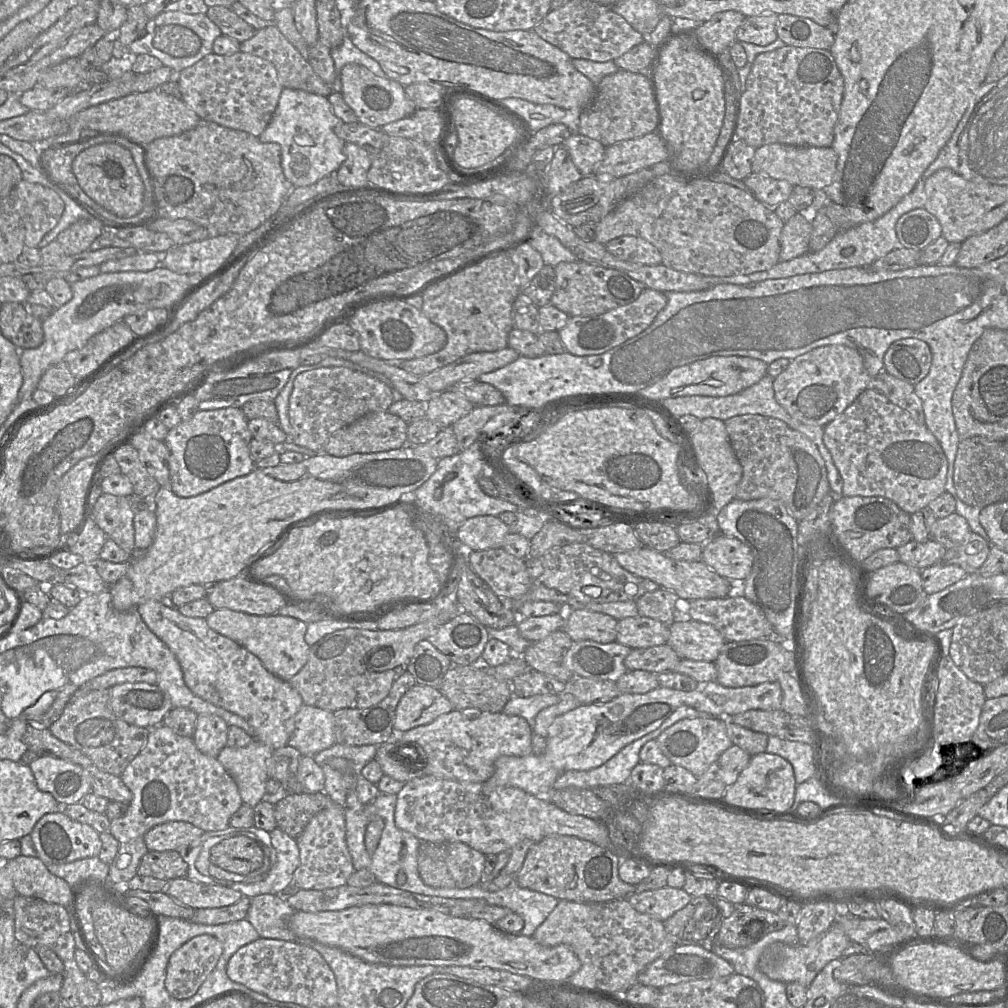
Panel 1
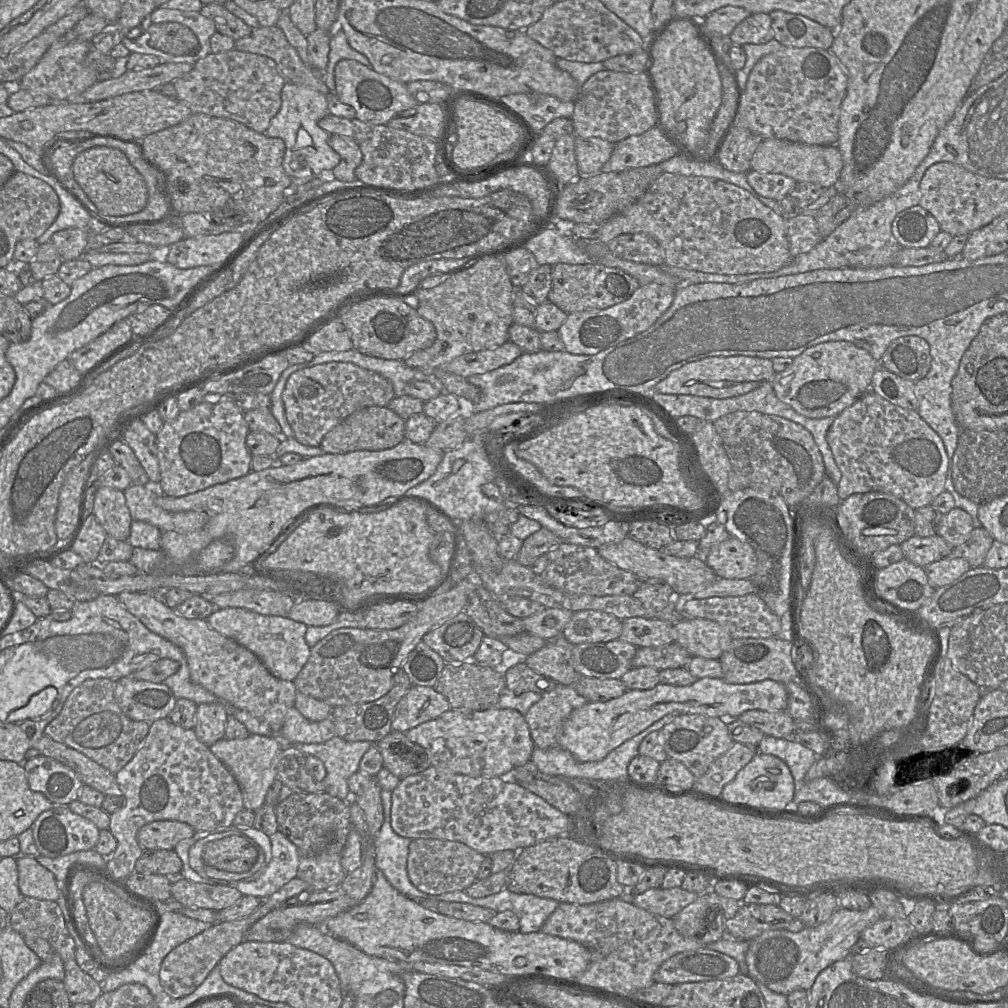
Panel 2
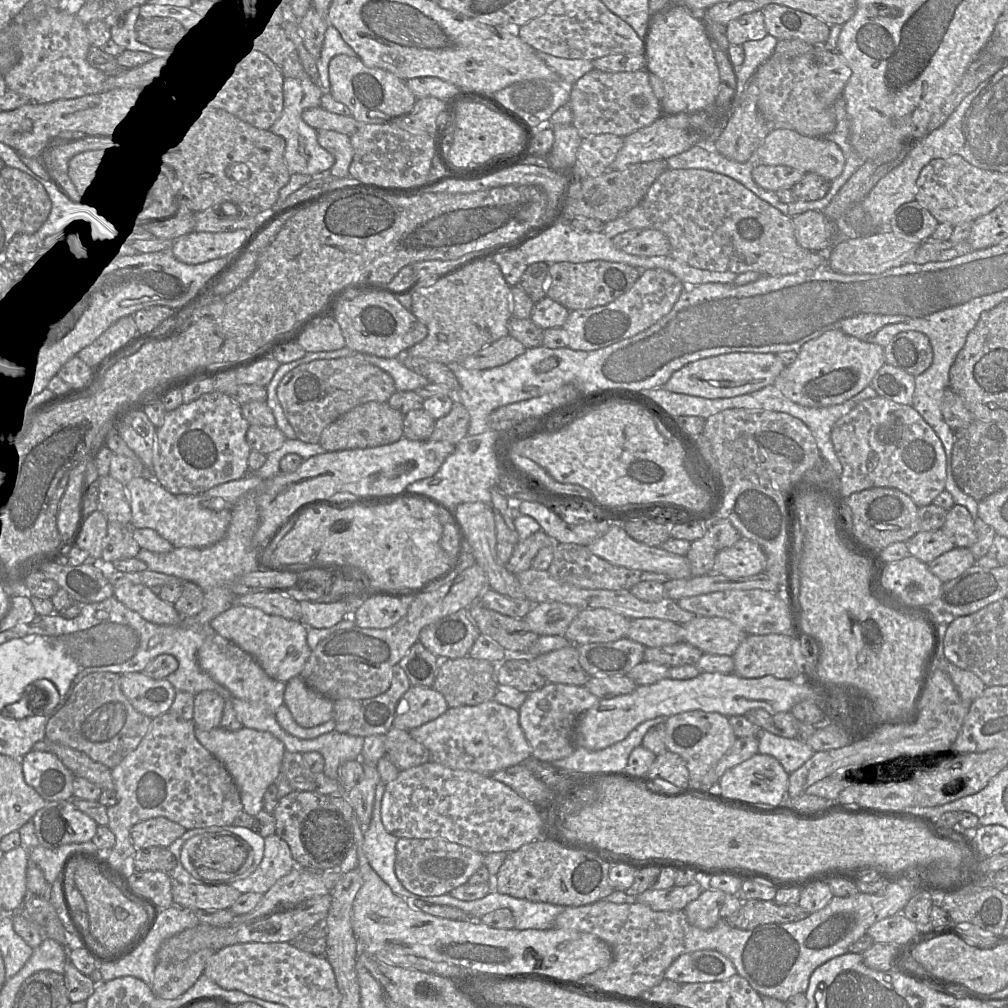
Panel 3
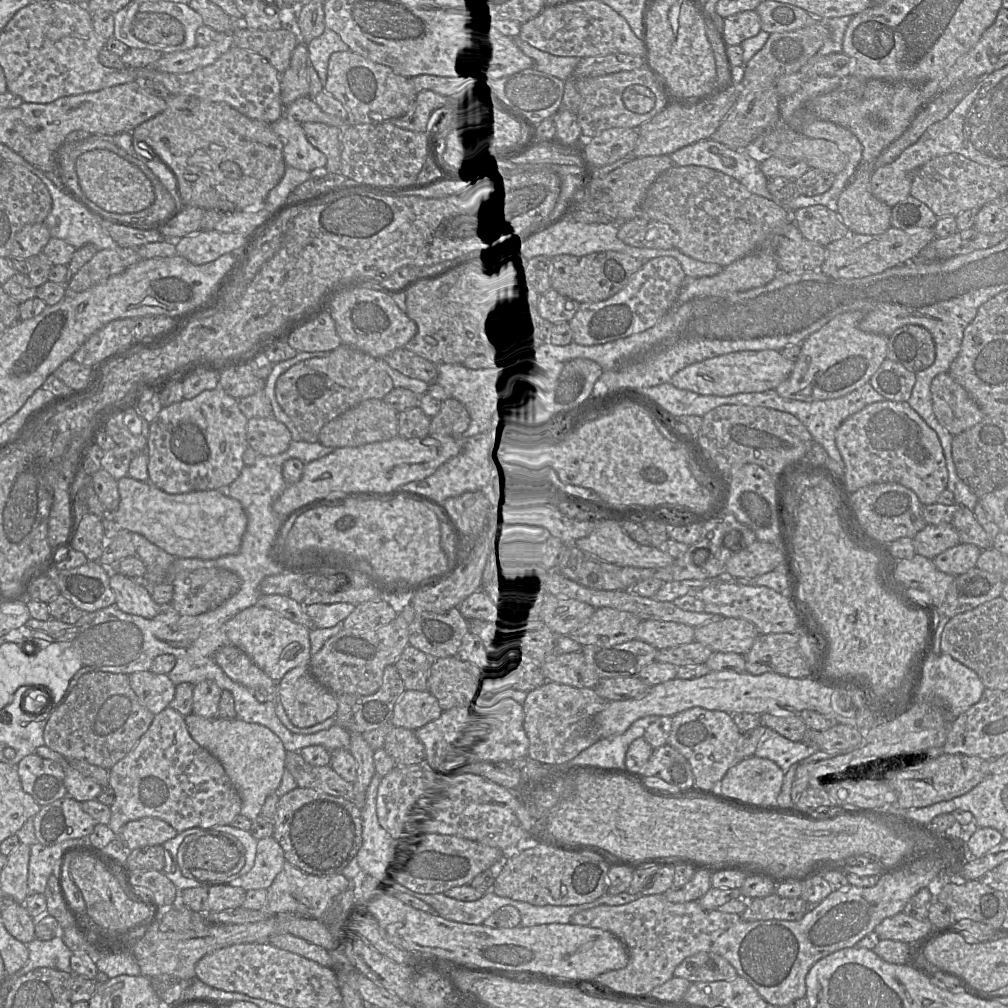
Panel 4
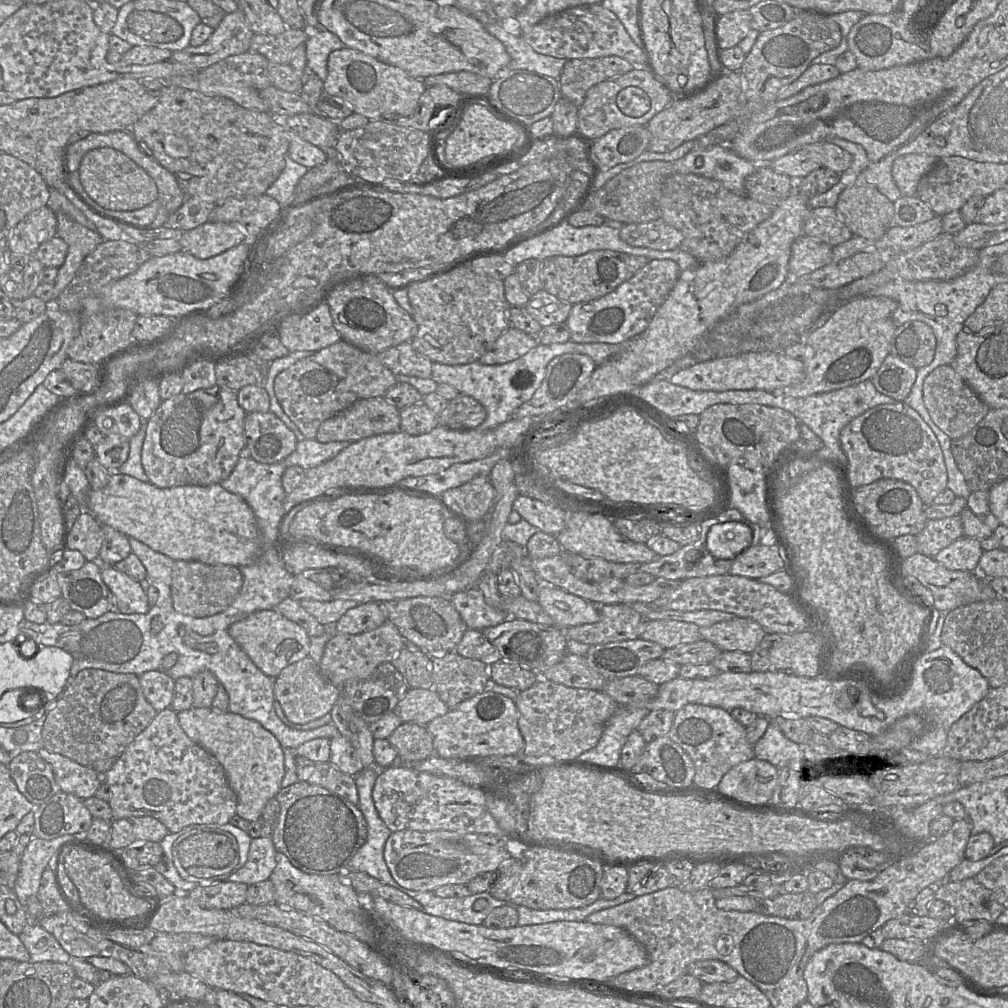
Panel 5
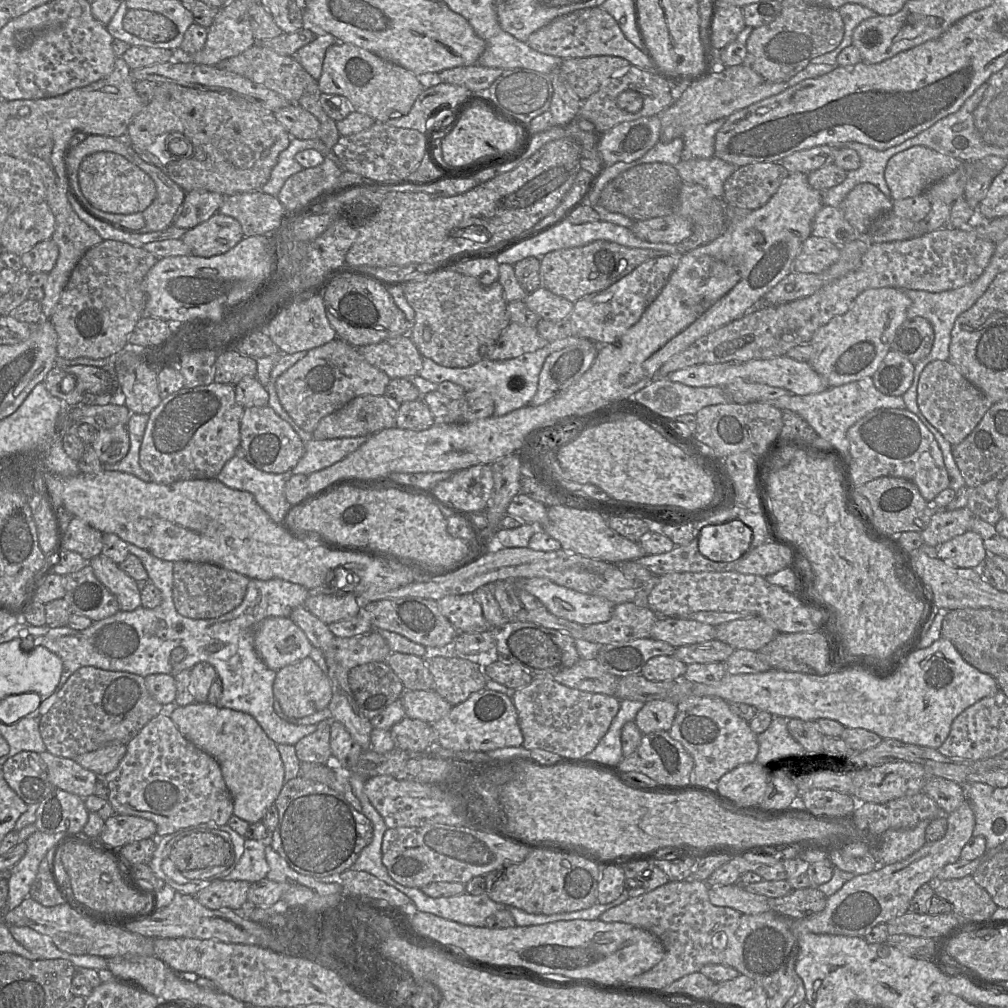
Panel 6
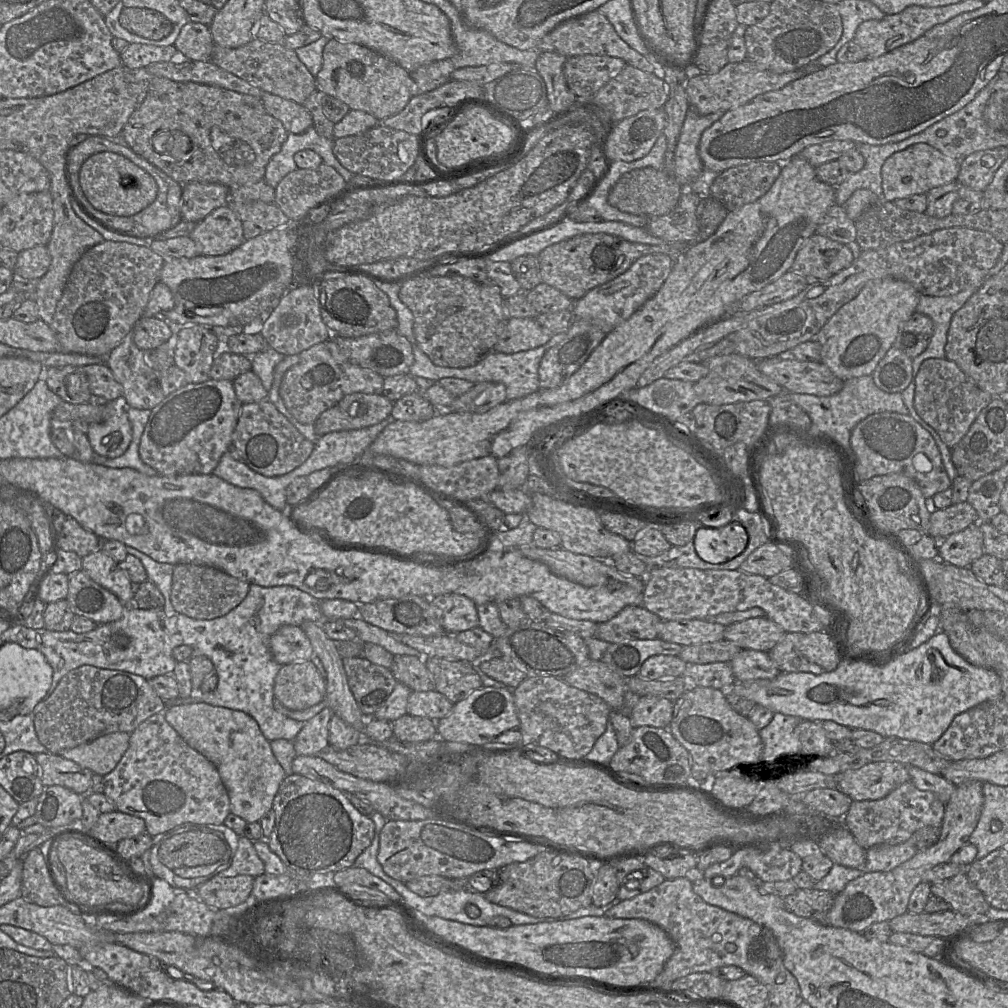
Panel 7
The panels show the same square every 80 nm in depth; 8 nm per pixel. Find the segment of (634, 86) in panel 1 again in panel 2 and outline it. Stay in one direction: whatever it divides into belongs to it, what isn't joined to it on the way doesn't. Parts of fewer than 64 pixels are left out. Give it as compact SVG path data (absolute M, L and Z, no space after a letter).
M602 70L580 87L571 118L577 138L597 137L616 144L627 137L643 134L658 124L656 93L646 72L625 73Z

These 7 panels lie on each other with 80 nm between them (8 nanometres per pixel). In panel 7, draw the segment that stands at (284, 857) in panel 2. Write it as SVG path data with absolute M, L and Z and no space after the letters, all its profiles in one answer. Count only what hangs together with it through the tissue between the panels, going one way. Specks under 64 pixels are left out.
M241 835L239 836L238 848L232 864L228 869L223 870L219 876L249 875L255 878L264 873L265 866L254 848L254 842Z

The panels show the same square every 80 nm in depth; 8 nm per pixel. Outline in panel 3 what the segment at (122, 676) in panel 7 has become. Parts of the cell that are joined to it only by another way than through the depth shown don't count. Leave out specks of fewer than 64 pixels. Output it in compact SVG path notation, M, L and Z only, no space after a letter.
M92 673L73 688L63 707L48 721L45 740L81 751L113 769L133 752L149 730L152 718L138 712L122 692L120 676Z

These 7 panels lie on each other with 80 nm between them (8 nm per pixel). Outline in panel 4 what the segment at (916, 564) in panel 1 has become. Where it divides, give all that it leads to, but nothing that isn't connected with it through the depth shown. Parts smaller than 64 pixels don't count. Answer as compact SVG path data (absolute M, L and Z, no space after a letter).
M952 523L927 524L912 538L912 541L915 553L931 560L960 543Z

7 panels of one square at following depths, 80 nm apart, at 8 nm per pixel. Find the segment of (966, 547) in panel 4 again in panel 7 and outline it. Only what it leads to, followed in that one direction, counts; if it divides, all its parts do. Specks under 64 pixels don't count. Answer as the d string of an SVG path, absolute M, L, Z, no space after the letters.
M979 523L938 542L938 559L959 568L967 568L984 554L983 533Z

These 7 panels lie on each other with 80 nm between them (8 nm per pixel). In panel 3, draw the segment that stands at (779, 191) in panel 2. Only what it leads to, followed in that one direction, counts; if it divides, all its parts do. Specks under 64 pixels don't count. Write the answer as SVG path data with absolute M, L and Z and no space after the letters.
M756 165L752 171L755 183L761 188L776 192L791 189L805 174L797 169L784 166Z

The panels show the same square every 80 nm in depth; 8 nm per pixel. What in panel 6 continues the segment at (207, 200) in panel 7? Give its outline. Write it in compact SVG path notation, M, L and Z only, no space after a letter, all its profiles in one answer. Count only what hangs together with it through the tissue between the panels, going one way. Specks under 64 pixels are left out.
M204 189L186 192L173 225L186 230L192 229L219 212L224 200L224 195Z

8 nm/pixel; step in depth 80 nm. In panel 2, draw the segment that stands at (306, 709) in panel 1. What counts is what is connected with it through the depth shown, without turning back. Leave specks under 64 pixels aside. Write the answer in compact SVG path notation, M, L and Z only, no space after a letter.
M295 707L288 710L280 733L283 745L324 743L335 736L336 727L332 713L323 721L312 722Z

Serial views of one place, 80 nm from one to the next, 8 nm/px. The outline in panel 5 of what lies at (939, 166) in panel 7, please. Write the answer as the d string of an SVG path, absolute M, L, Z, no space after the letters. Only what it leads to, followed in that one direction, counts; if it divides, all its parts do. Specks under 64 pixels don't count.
M906 154L892 164L892 177L902 196L915 196L919 181L942 159L927 154Z

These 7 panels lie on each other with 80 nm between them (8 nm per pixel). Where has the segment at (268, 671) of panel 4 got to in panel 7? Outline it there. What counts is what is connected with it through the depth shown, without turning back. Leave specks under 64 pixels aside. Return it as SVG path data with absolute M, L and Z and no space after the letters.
M285 625L270 638L274 660L282 665L307 661L314 654L312 644L301 626Z

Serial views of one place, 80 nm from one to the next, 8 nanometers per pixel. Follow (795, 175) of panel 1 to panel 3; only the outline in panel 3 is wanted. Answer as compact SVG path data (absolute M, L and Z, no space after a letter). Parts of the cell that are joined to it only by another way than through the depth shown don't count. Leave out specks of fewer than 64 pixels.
M785 128L771 129L761 145L753 153L757 164L784 165L797 169L804 174L816 173L829 181L837 178L844 169L845 157L841 149L826 138L812 138Z

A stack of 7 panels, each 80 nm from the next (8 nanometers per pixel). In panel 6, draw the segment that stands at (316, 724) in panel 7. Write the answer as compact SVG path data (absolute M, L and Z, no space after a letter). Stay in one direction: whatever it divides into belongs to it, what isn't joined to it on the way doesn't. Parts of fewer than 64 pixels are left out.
M331 721L320 722L315 732L305 736L295 745L300 762L333 764L330 746Z

